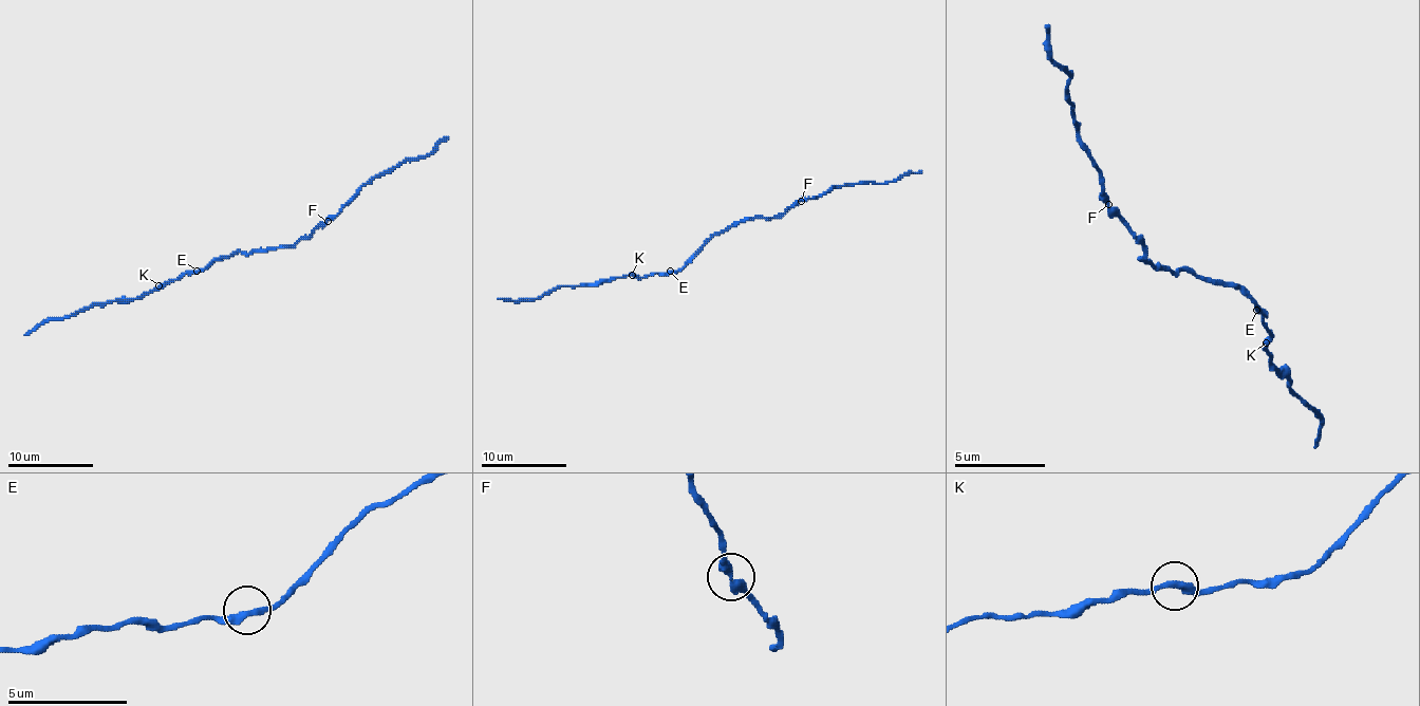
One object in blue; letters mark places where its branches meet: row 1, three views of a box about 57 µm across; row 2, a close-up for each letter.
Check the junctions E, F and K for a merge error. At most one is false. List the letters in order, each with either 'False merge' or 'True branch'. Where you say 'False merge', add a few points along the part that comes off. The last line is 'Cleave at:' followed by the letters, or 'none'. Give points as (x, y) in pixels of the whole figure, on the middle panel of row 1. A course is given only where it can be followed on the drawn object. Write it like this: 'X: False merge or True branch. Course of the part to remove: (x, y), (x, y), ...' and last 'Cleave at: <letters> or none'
E: True branch
F: True branch
K: True branch
Cleave at: none

